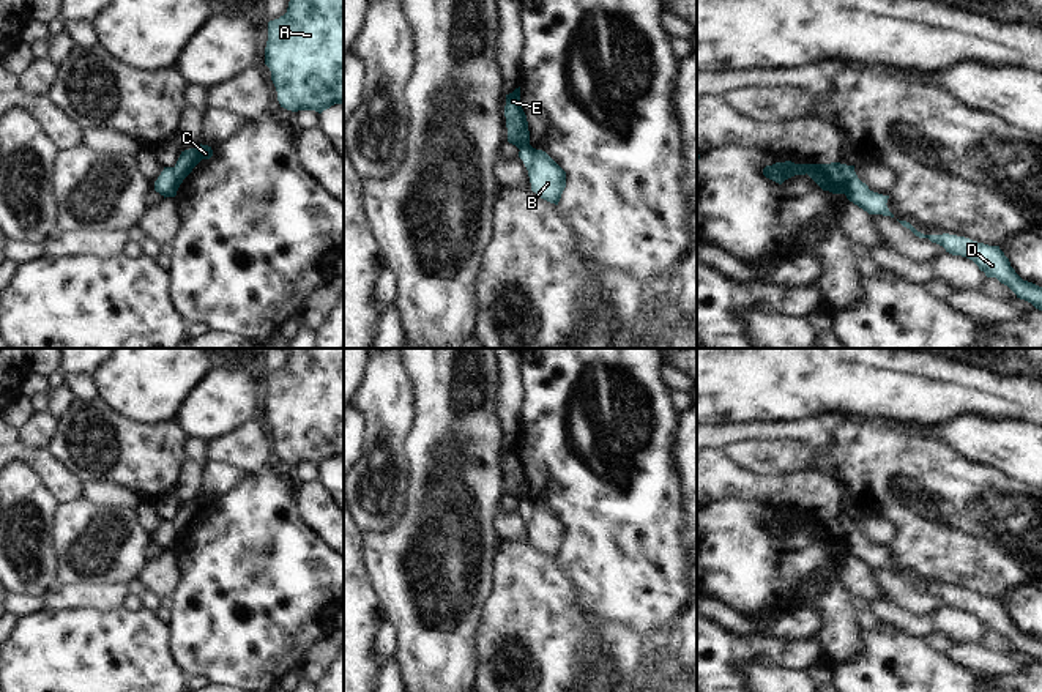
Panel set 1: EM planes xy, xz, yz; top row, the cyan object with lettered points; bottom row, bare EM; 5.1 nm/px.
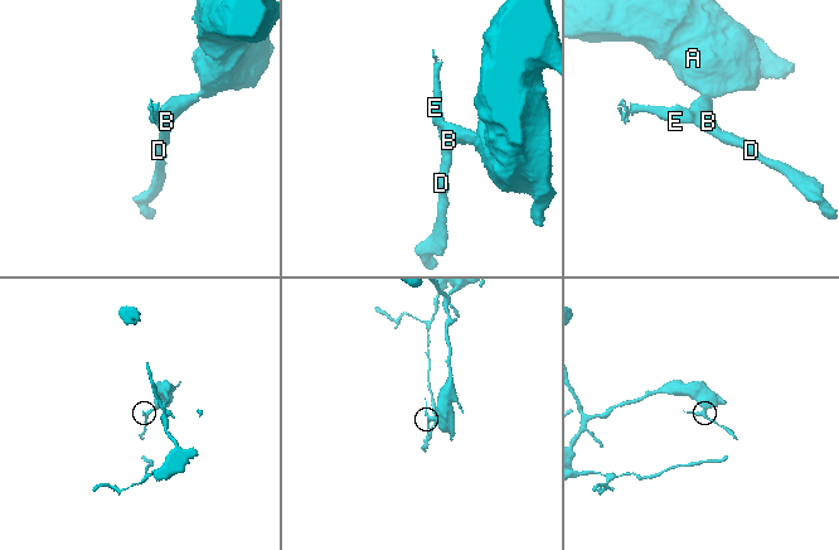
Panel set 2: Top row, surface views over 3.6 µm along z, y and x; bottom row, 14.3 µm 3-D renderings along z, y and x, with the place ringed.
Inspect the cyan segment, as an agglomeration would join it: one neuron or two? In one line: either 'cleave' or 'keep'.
cleave

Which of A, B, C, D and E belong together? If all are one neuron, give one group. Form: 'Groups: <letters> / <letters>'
Groups: A B C D / E

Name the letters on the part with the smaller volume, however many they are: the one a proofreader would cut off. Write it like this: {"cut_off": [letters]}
{"cut_off": ["E"]}

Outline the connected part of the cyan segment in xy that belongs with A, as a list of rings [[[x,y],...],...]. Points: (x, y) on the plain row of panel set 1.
[[[290,348],[287,366],[268,375],[265,418],[281,460],[322,467],[344,457],[344,348]]]

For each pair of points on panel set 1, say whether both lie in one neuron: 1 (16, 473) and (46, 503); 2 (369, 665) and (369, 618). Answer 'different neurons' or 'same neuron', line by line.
1: same neuron
2: same neuron

